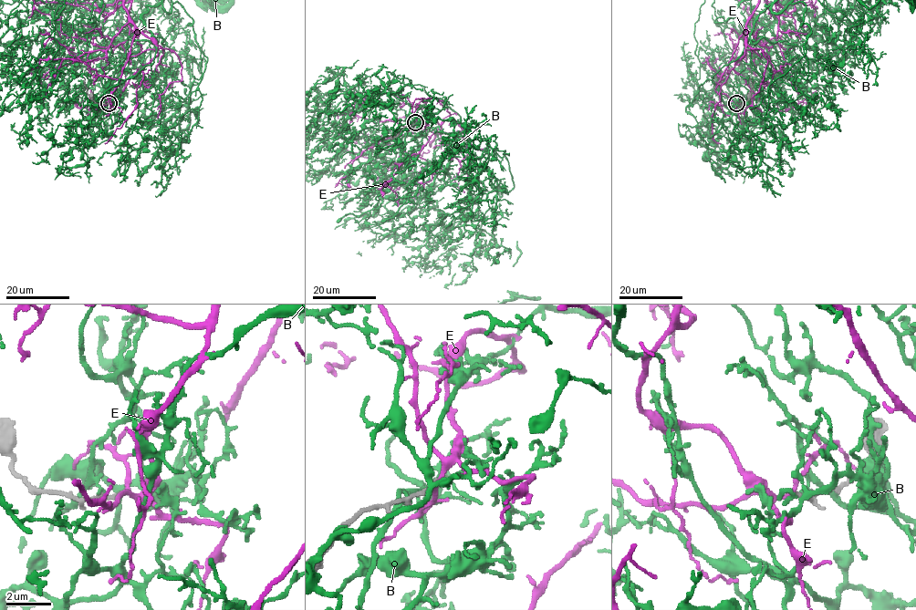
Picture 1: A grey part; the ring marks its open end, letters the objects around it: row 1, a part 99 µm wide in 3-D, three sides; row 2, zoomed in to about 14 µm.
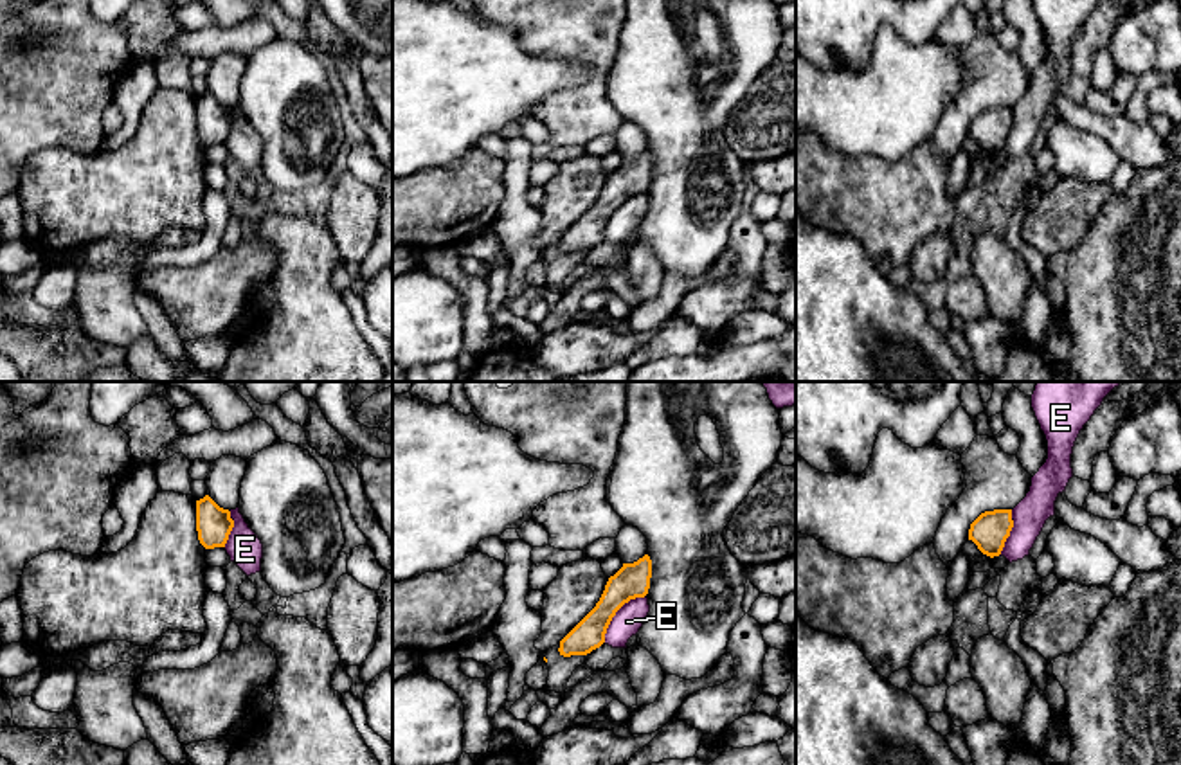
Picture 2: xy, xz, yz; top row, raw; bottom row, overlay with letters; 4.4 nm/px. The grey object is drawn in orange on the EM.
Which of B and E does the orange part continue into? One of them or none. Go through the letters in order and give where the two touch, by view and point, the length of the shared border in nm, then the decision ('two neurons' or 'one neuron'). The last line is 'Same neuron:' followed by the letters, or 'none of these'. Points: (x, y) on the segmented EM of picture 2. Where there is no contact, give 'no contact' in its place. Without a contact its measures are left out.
B: no contact | two neurons
E: xz (616, 611) | 280 nm | two neurons
Same neuron: none of these

